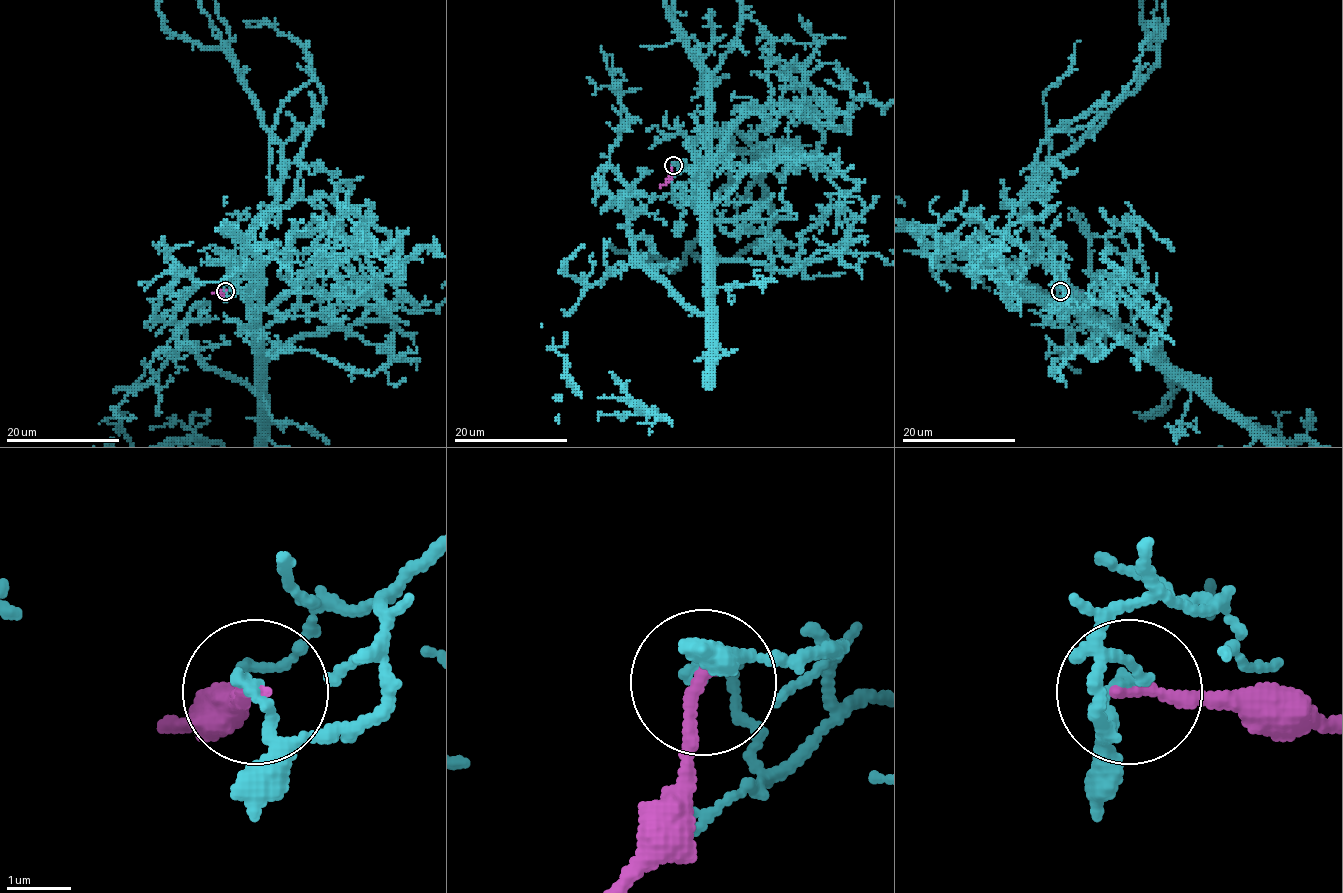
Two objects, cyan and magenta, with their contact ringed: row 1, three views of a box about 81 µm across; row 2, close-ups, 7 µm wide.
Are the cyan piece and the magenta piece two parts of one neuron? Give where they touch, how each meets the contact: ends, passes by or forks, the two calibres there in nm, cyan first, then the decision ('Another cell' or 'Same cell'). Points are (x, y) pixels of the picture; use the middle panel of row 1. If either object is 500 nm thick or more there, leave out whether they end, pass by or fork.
Place: (673, 165). At the ring cyan ends. At the ring magenta ends. Thickness 170 nm (cyan) against 200 nm. Another cell

